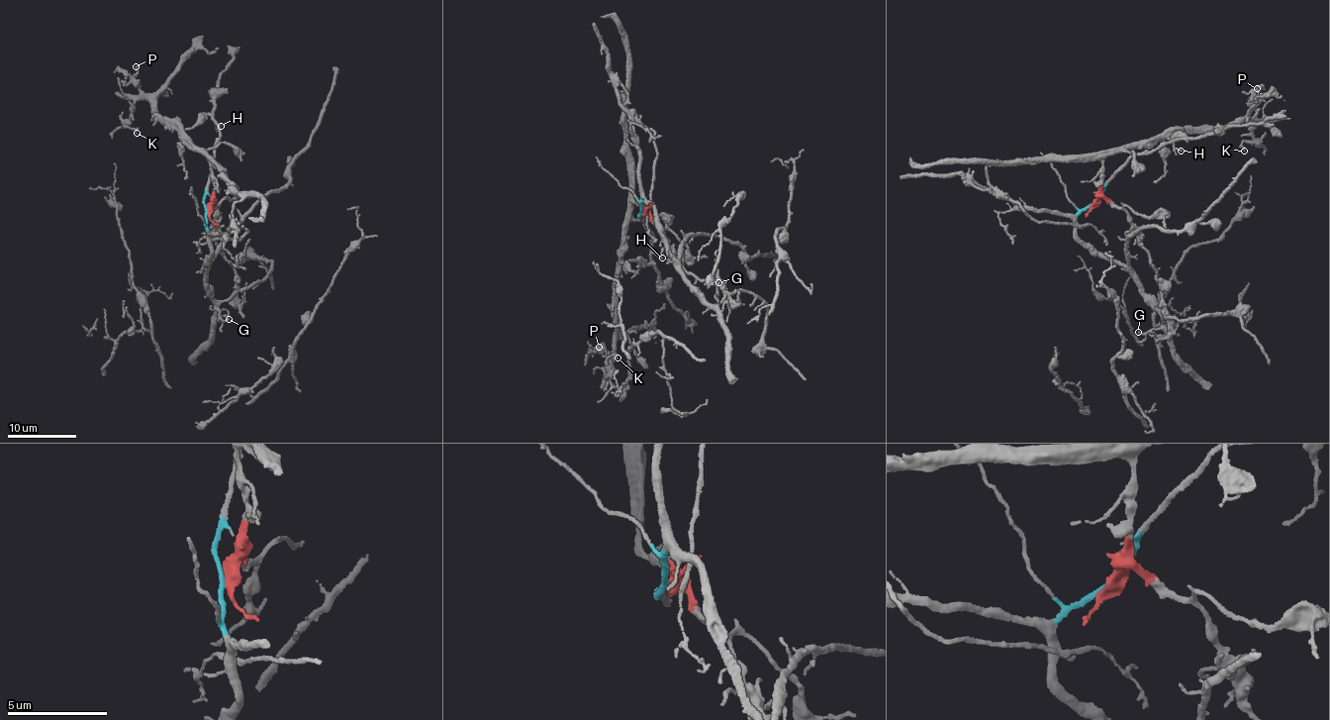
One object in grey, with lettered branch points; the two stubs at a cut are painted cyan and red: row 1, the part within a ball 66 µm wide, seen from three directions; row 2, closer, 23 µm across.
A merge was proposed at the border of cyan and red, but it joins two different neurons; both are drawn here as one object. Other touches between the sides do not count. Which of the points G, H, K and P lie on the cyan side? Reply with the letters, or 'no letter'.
G, H

